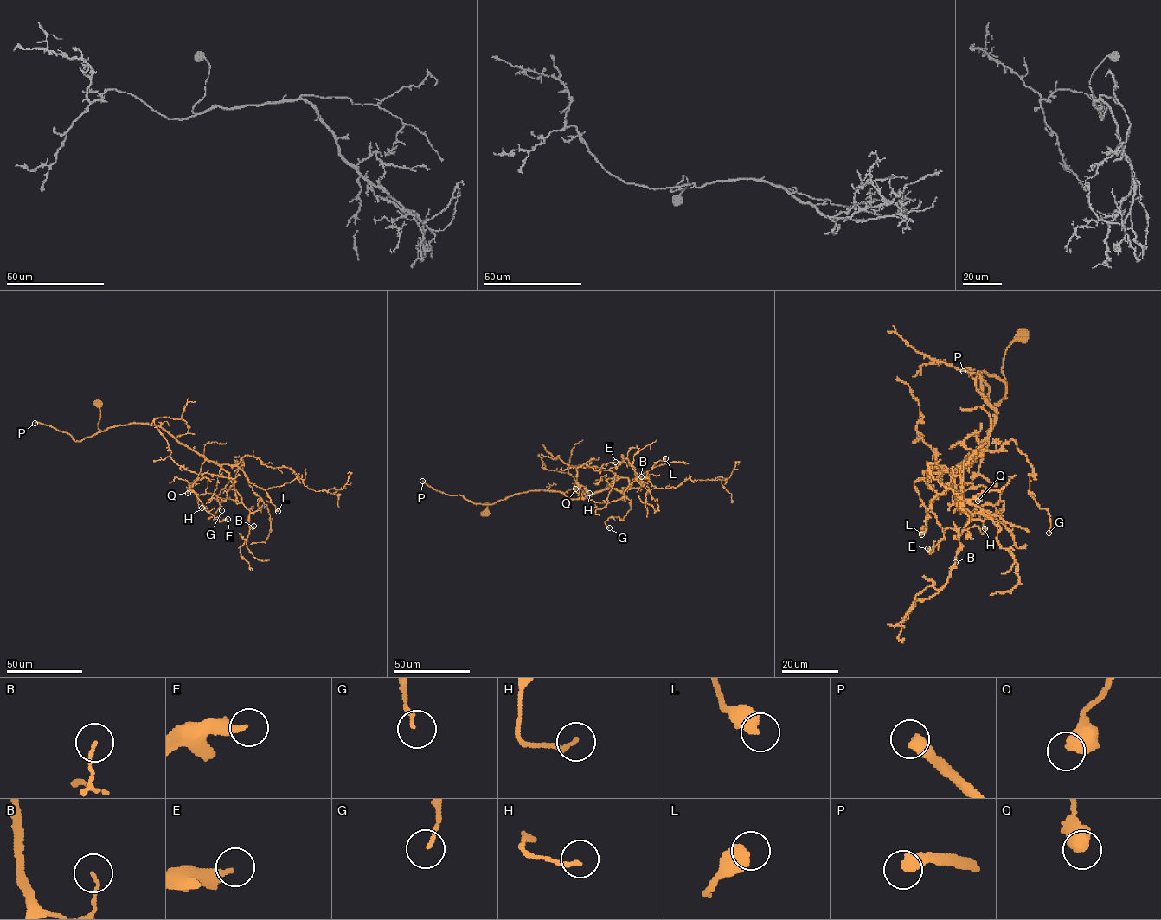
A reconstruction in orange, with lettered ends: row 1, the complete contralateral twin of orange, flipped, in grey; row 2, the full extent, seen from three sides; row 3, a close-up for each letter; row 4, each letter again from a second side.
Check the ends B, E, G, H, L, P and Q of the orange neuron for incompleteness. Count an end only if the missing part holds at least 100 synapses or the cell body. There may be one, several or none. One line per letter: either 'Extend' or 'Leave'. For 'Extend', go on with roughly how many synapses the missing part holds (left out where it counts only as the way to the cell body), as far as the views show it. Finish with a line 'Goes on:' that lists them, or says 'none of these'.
B: Leave
E: Leave
G: Leave
H: Leave
L: Leave
P: Extend. Roughly 650 synapses
Q: Leave
Goes on: P

